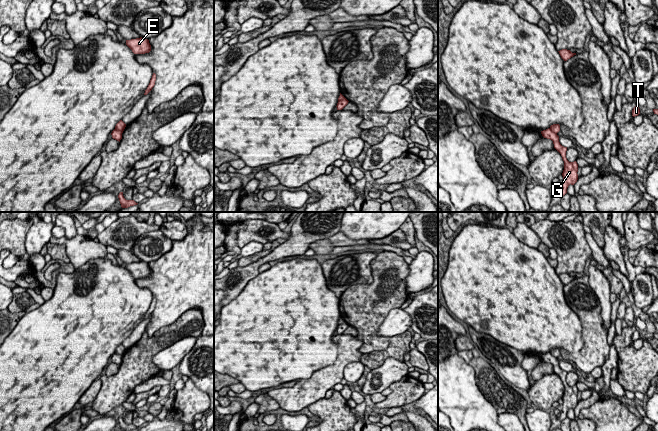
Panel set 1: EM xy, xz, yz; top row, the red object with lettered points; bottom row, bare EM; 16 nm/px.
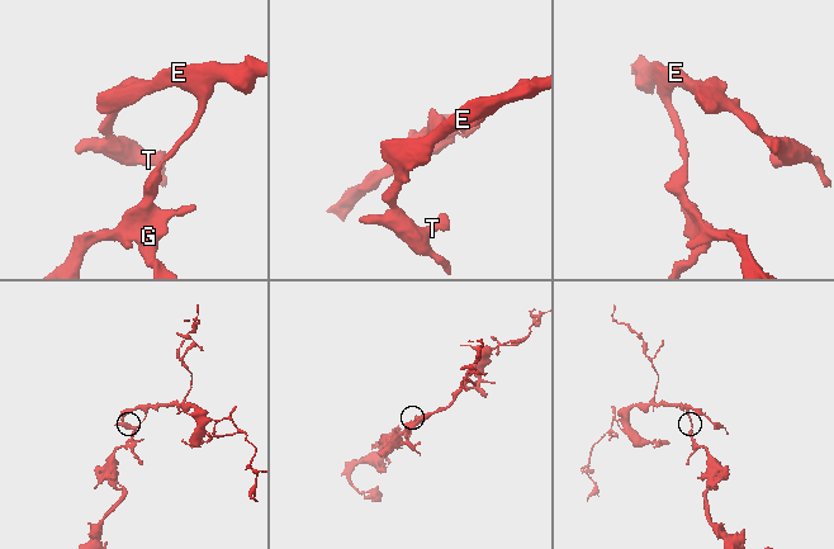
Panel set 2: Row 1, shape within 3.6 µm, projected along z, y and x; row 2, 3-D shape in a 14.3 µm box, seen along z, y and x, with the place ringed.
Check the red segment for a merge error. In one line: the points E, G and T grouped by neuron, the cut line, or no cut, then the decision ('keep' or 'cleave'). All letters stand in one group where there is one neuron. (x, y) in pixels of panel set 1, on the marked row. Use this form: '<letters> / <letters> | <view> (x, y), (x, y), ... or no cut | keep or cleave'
E T / G | yz (549, 128), (556, 134) | cleave

